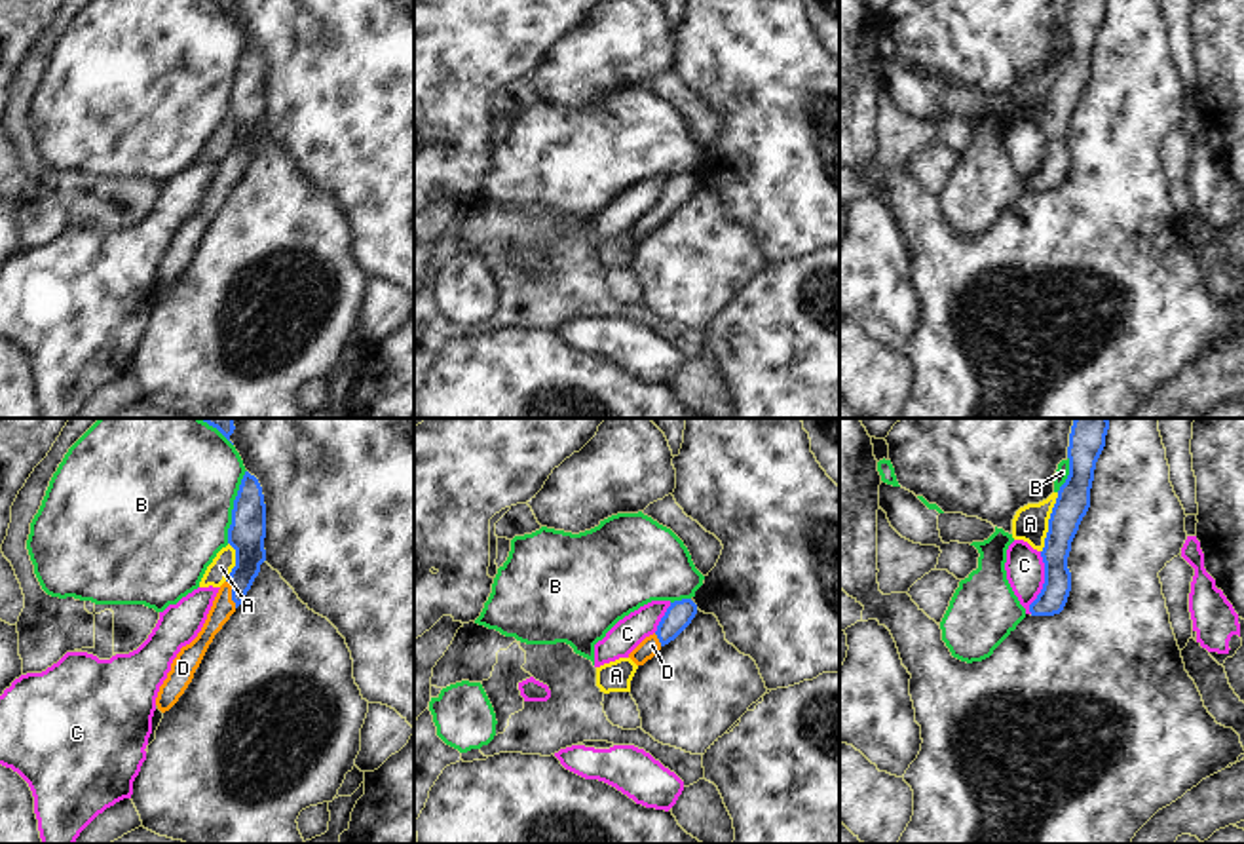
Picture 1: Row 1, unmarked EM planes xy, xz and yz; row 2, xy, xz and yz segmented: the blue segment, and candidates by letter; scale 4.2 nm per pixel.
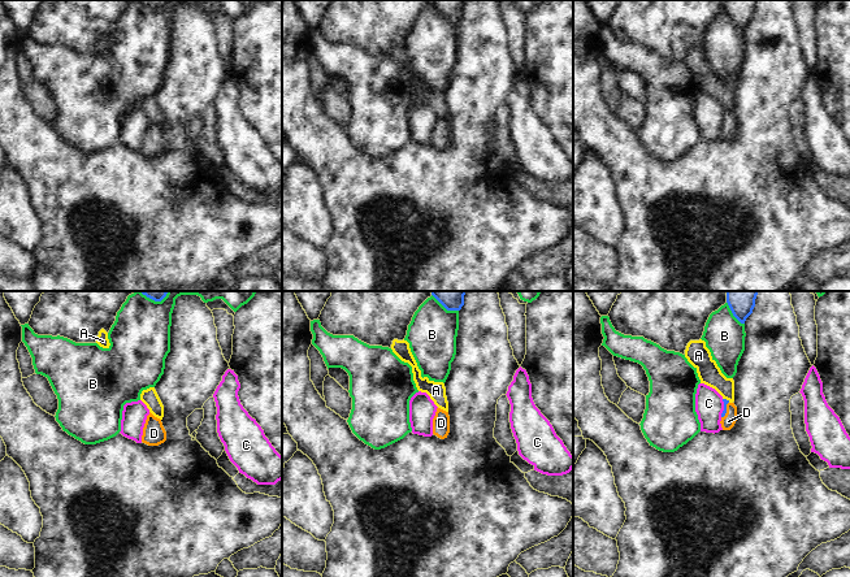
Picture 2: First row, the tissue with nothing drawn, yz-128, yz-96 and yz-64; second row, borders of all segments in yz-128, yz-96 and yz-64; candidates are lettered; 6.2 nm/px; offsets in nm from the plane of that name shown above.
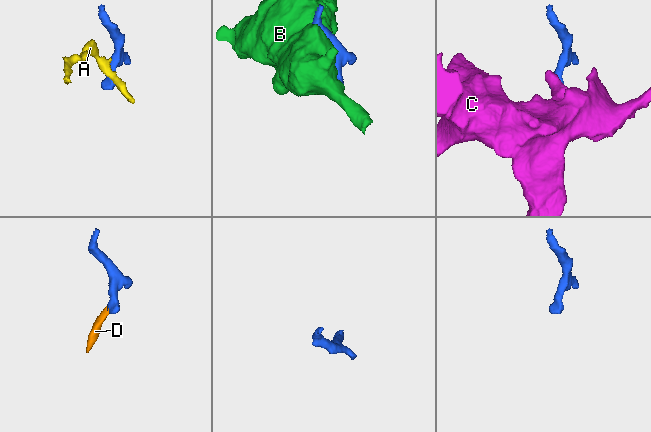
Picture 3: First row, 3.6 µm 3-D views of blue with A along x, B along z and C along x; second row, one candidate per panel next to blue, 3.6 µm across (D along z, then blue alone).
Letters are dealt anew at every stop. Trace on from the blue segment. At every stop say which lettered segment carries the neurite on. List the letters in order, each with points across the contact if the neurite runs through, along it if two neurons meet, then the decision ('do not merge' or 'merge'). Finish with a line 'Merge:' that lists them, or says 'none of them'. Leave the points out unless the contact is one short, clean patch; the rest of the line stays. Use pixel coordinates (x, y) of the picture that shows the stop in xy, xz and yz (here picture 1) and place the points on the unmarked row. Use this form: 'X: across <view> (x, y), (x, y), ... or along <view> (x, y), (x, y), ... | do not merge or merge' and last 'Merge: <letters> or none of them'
A: along yz (1058, 67), (1041, 126) | do not merge
B: do not merge
C: along yz (1041, 126), (1043, 162), (1030, 179), (1030, 187) | do not merge
D: across xy (245, 111), (245, 145), (232, 168), (223, 181) | merge
Merge: D

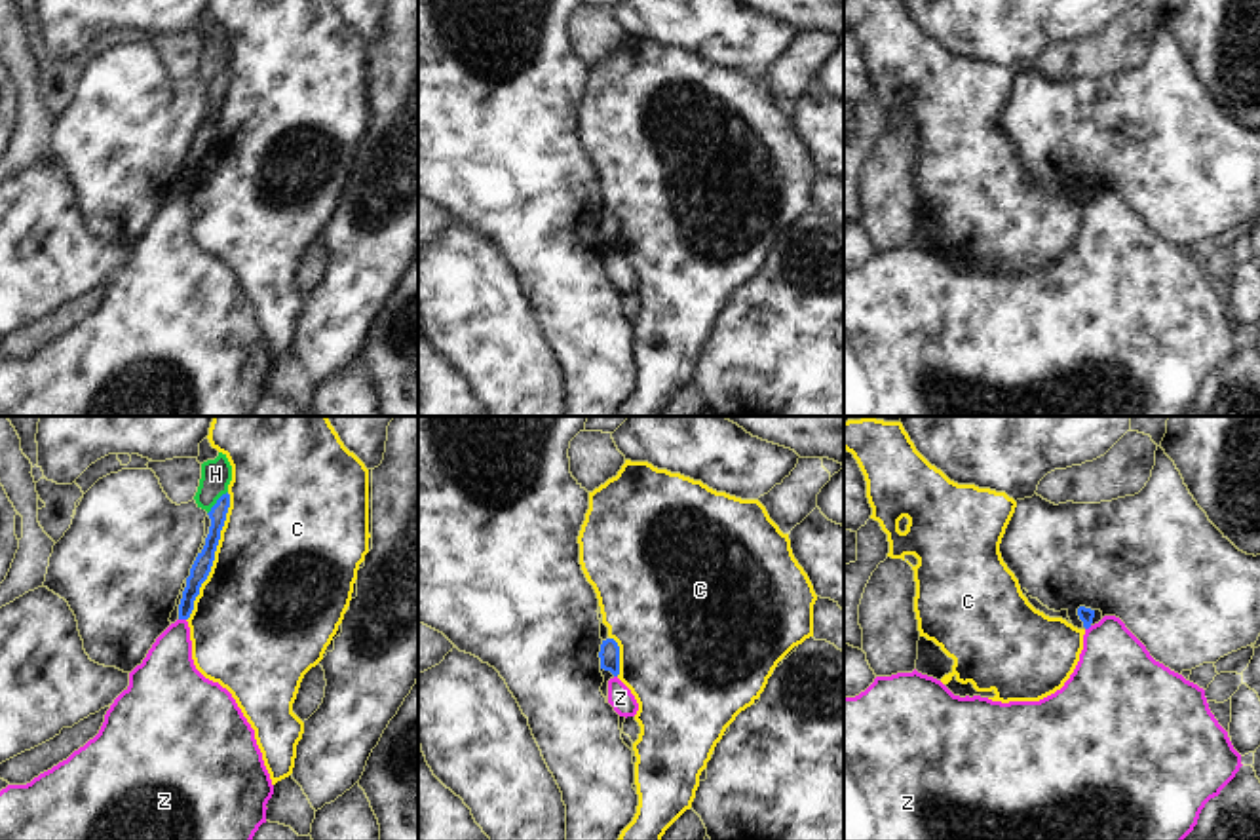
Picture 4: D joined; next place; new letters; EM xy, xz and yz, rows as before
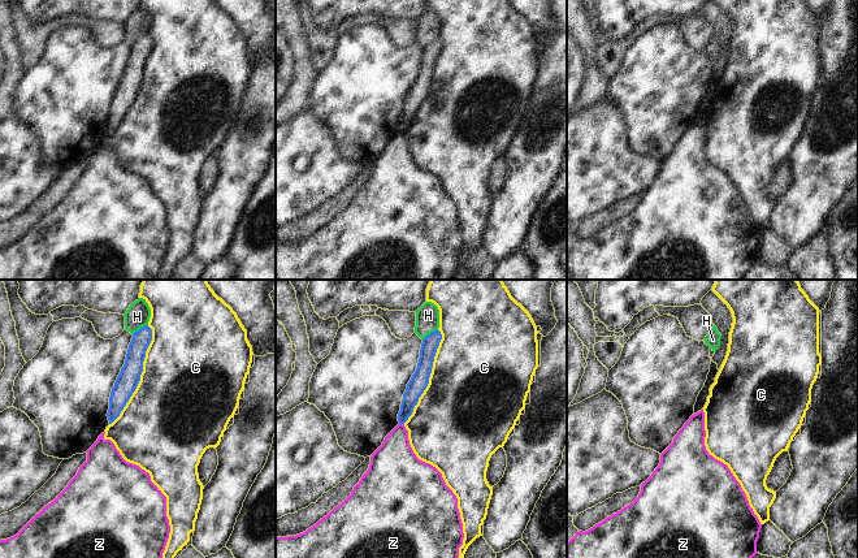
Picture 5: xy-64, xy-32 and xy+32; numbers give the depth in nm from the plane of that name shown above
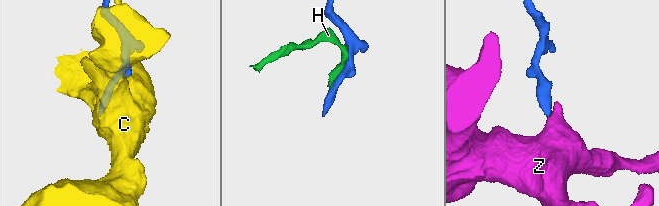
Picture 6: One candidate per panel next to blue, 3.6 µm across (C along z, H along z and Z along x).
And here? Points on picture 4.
C: do not merge
H: along xy (227, 65), (208, 88) | do not merge
Z: merge
Merge: Z

